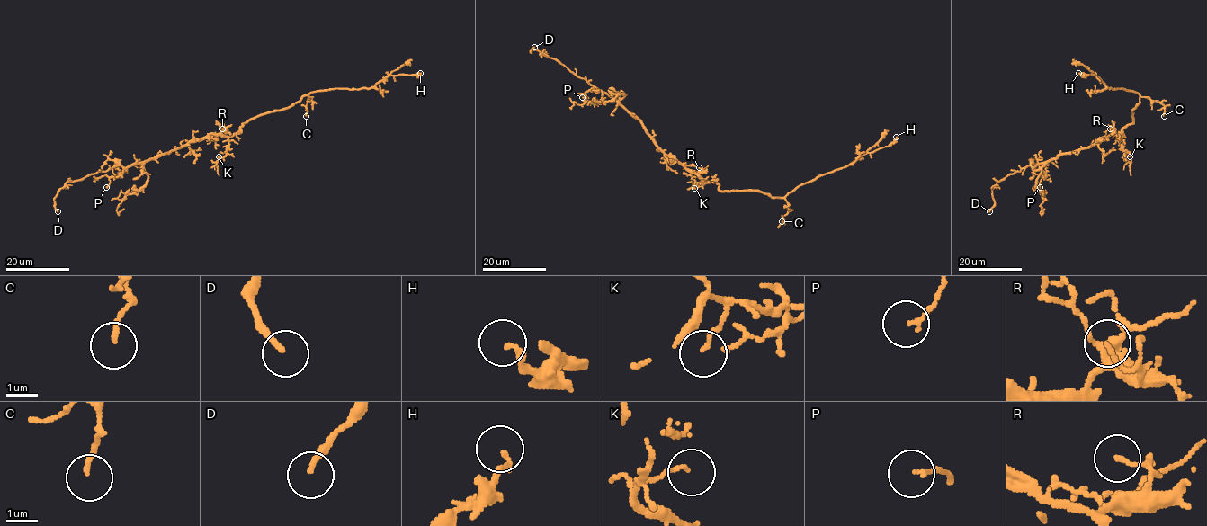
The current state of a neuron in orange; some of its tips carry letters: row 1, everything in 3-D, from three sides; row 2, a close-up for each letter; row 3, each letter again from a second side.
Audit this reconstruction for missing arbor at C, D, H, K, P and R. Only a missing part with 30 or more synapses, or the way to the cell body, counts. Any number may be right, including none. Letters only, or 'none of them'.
D

